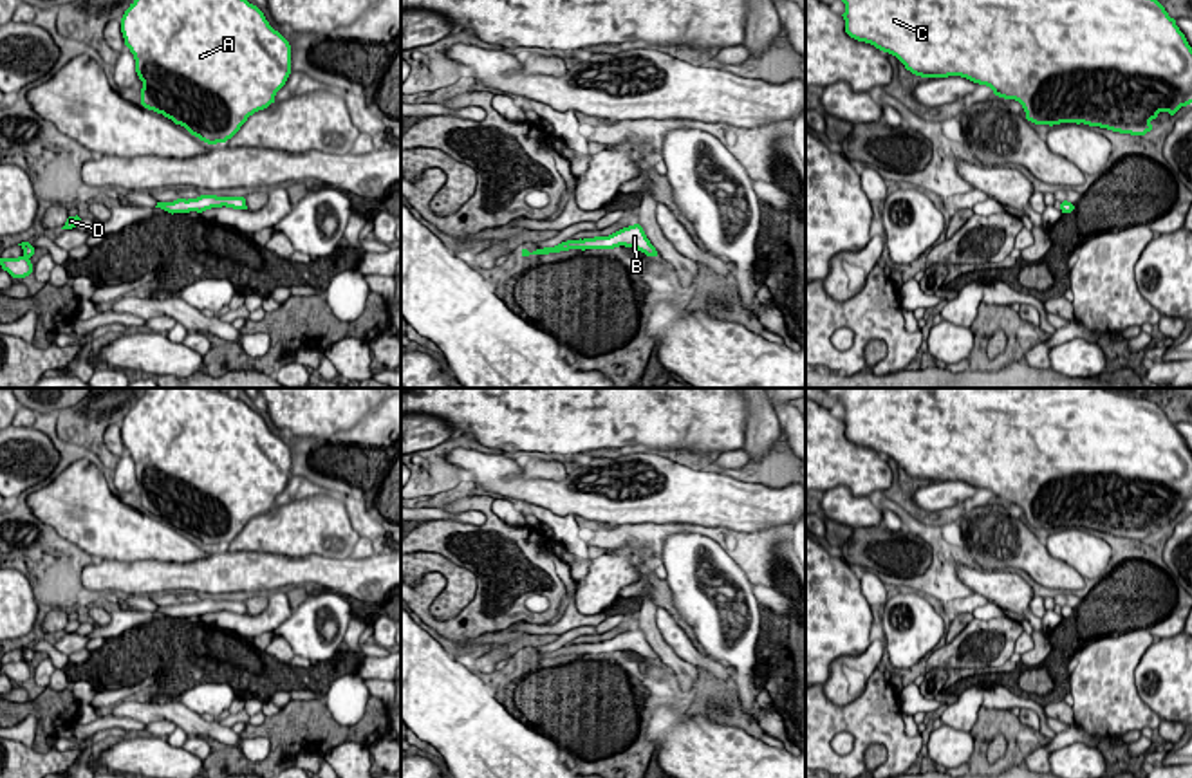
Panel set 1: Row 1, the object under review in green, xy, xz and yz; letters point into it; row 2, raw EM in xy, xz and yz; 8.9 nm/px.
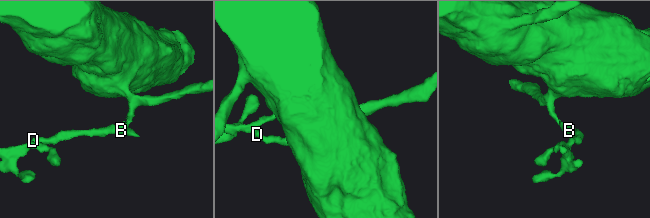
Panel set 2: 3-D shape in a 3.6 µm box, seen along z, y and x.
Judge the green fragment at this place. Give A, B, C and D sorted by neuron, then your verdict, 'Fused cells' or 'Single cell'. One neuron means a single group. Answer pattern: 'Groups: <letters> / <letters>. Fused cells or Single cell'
Groups: A B C / D. Fused cells

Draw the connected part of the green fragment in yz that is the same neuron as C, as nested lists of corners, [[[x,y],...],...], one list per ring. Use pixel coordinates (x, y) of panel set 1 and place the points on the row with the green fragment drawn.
[[[842,0],[845,4],[845,32],[896,56],[907,70],[921,78],[961,76],[986,85],[995,96],[1015,99],[1022,105],[1026,119],[1035,125],[1084,123],[1120,134],[1145,135],[1152,130],[1150,121],[1159,112],[1174,116],[1192,103],[1192,47],[1185,34],[1158,0]]]

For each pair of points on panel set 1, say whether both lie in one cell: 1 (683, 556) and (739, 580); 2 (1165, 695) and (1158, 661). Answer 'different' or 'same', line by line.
1: same
2: same

